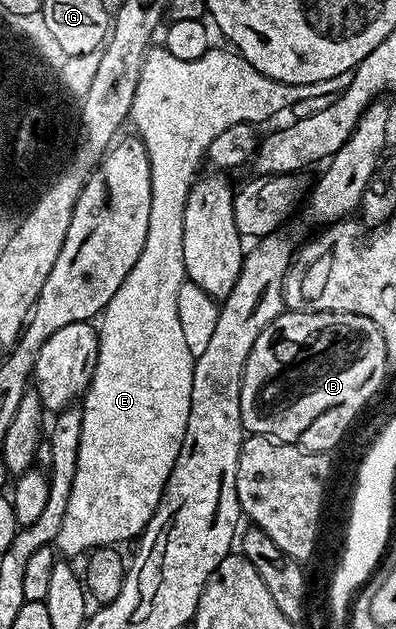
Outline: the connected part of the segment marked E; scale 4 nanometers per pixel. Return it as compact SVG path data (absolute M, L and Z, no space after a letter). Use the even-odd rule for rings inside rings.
M162 46L148 47L147 52L143 55L143 65L139 70L137 86L133 94L133 102L131 103L129 124L136 128L132 129L137 133L139 139L142 140L145 150L149 154L149 166L151 167L149 234L145 238L145 246L141 250L141 258L137 258L137 262L133 266L133 270L129 270L125 282L121 282L121 286L117 286L117 294L113 294L113 298L109 298L109 302L103 307L103 311L97 317L99 353L95 363L95 372L91 375L91 384L81 400L83 425L81 426L81 442L79 443L79 457L77 458L77 474L73 478L73 490L69 494L69 504L65 506L65 520L61 522L61 534L57 541L58 551L67 558L72 558L71 556L77 555L78 552L83 552L82 554L90 553L92 548L118 545L120 543L118 540L132 539L131 541L134 541L142 533L143 529L147 527L147 523L151 521L151 516L155 509L158 508L159 502L163 498L163 487L167 485L167 479L171 477L175 460L178 458L179 451L183 445L187 419L191 409L196 358L189 350L189 346L185 346L181 322L177 319L177 290L181 290L184 280L187 279L185 250L183 249L183 239L185 238L185 226L183 225L185 222L185 202L187 201L191 185L195 183L197 173L200 171L200 169L198 170L199 163L201 165L204 163L207 148L213 142L213 138L217 138L217 134L221 134L221 130L225 130L229 126L237 126L238 124L259 126L262 120L271 120L278 112L283 112L286 108L293 107L294 104L303 104L306 100L317 99L318 96L327 96L323 98L334 97L342 92L344 88L347 88L349 82L353 82L353 71L337 74L337 78L325 78L325 82L309 82L308 84L281 82L261 74L261 70L254 68L238 52L228 50L226 47L223 48L212 46L208 48L205 54L201 54L201 58L193 58L192 60L177 58L175 55L169 54L169 50Z

